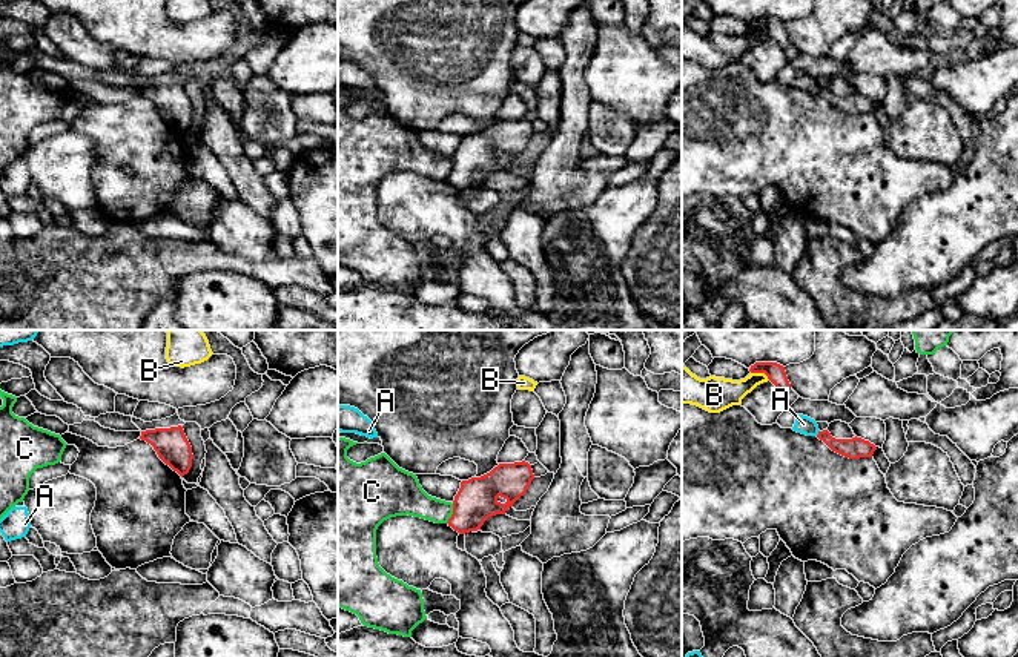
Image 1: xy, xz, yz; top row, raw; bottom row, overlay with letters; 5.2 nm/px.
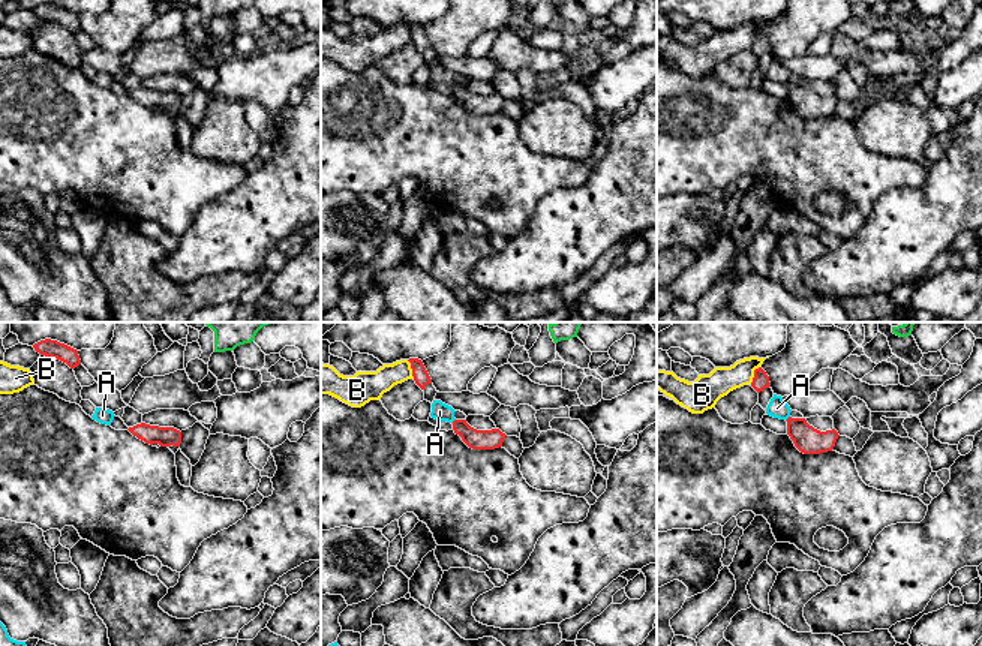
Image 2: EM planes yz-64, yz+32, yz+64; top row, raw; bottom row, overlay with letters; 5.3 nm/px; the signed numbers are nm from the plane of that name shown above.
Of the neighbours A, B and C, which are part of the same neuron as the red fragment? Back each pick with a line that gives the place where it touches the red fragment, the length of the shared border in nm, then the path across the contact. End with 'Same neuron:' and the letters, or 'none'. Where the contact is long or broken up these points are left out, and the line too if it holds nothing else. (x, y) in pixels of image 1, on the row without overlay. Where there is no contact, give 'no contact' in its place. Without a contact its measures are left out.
Same neuron: none

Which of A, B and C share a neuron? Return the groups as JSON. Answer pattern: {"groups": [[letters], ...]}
{"groups": [["A"], ["B"], ["C"]]}

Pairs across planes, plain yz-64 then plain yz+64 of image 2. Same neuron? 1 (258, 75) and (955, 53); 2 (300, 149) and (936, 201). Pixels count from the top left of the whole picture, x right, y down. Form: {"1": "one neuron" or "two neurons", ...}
{"1": "two neurons", "2": "one neuron"}

